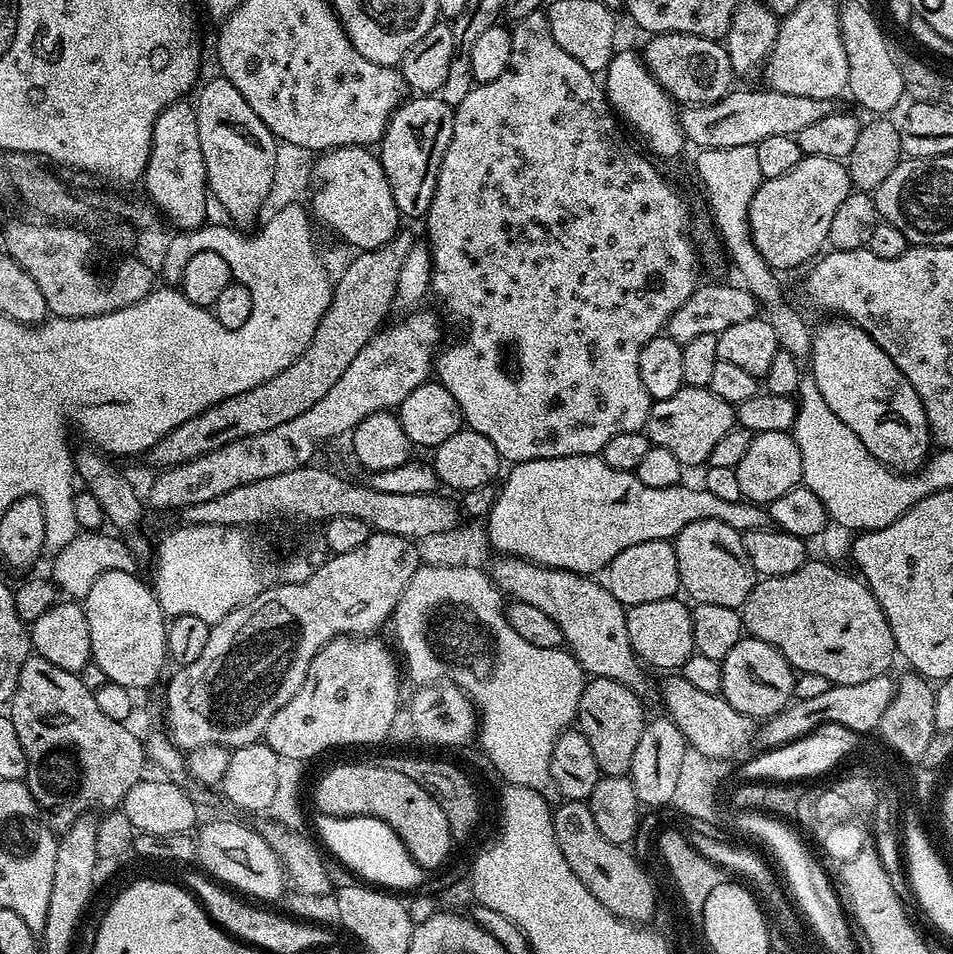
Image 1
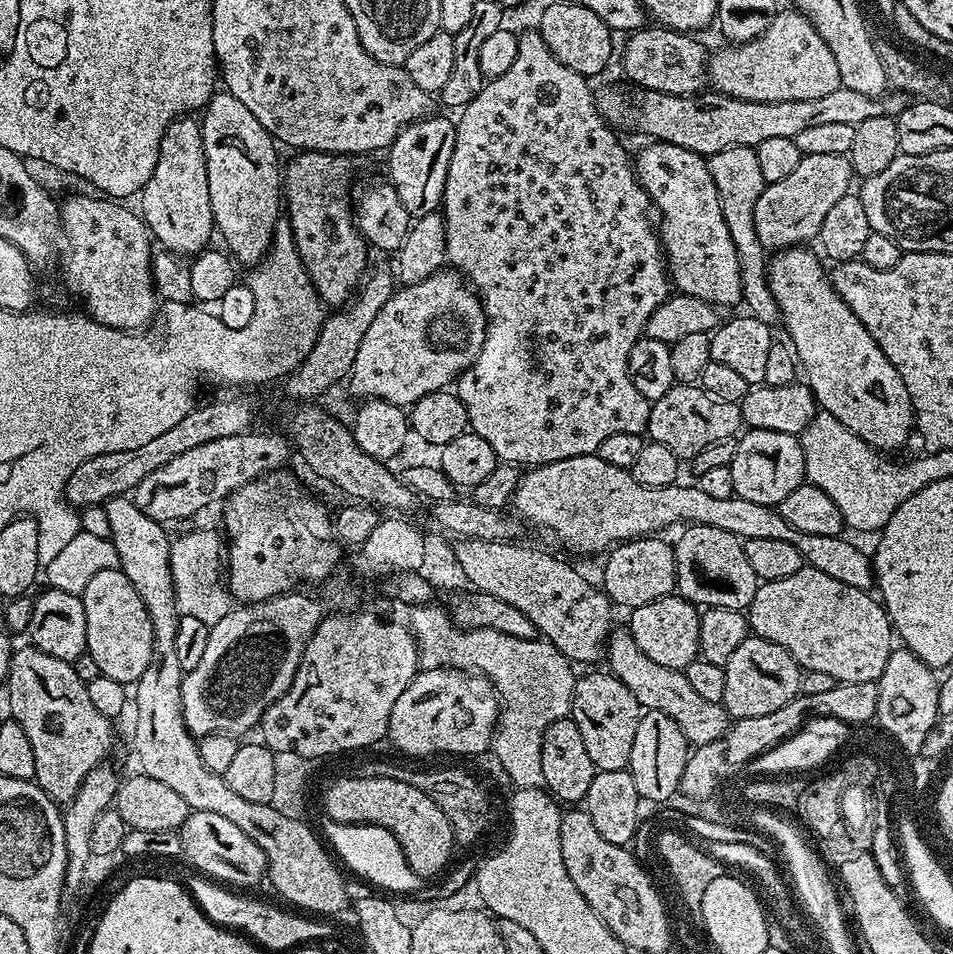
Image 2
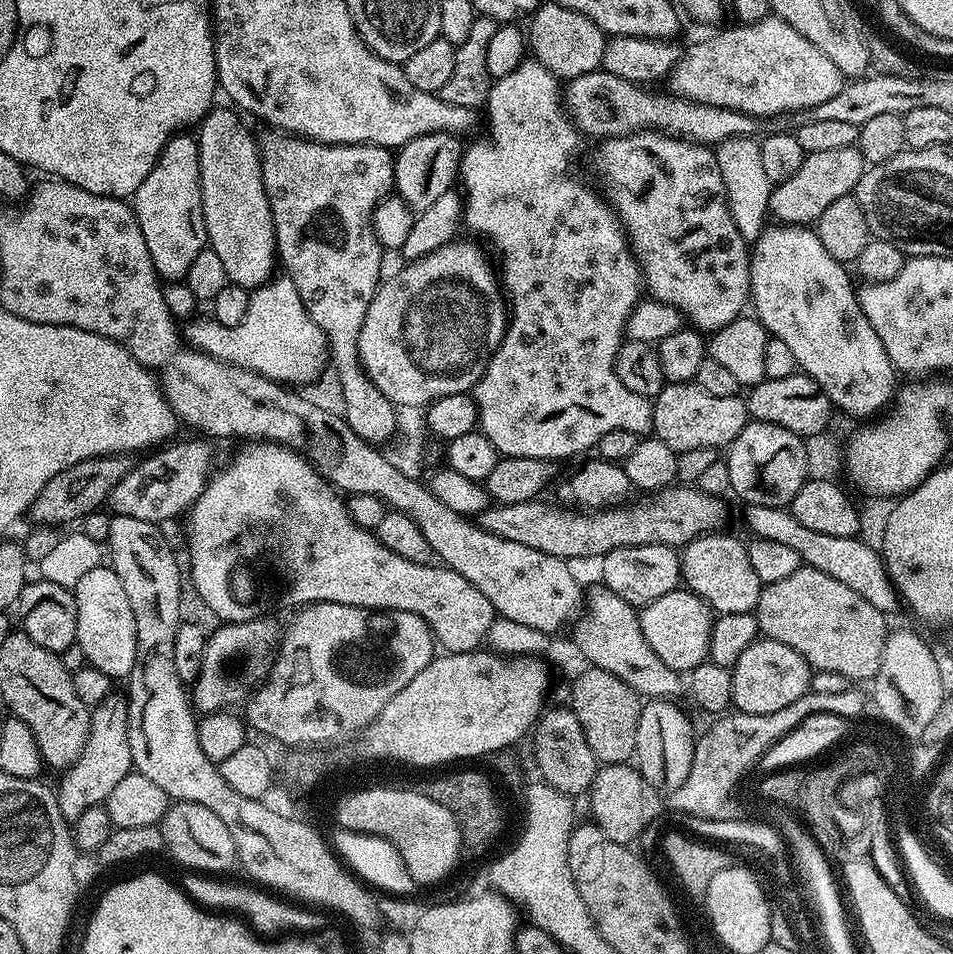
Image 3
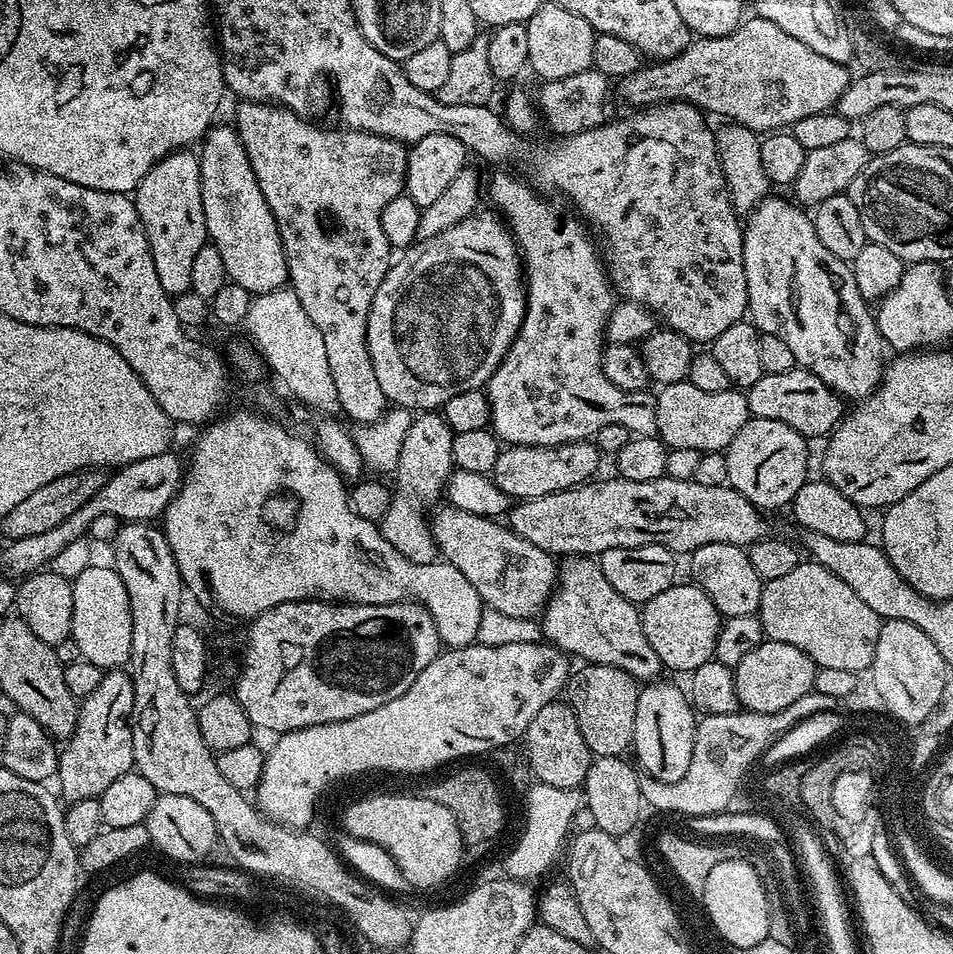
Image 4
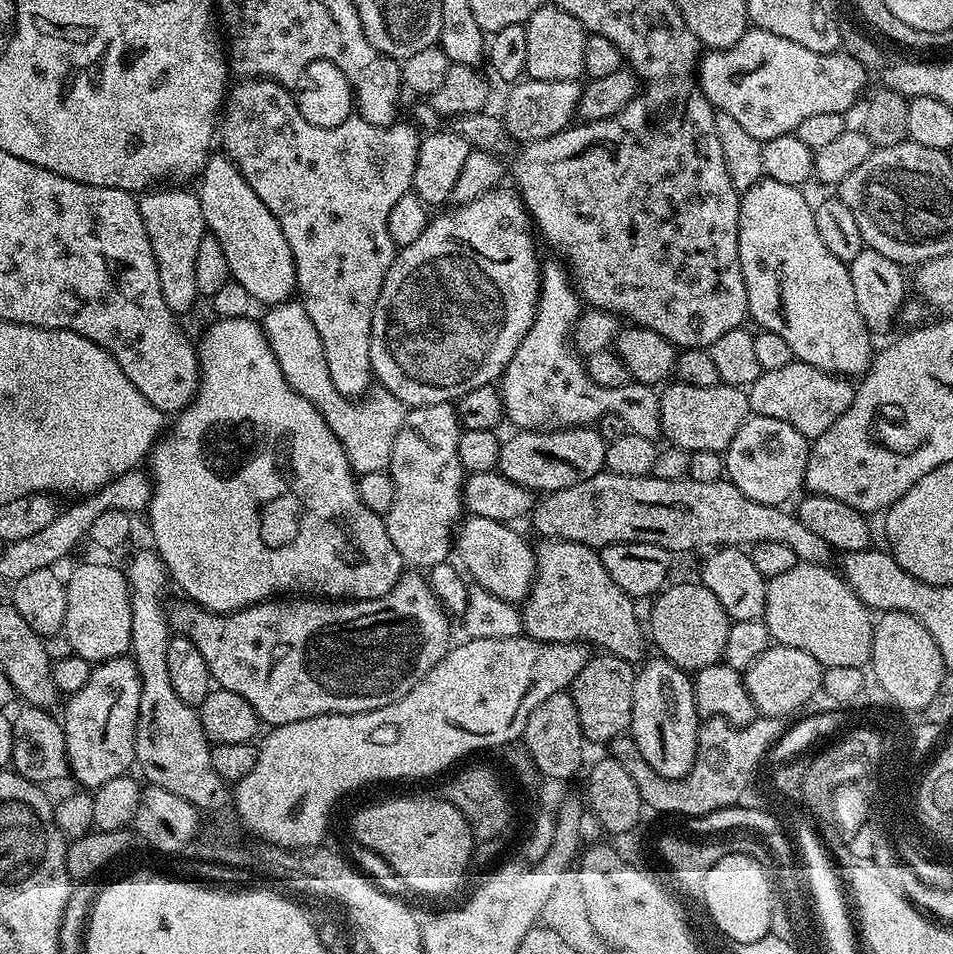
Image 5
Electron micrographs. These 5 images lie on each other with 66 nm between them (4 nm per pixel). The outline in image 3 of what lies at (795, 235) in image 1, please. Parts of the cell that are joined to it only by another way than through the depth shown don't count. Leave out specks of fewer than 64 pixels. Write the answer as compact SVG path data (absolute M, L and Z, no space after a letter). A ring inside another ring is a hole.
M859 147L842 150L826 150L819 154L807 153L802 166L787 182L775 185L768 203L768 211L773 221L782 224L815 225L816 219L838 198L855 193L856 183L866 171L866 161Z

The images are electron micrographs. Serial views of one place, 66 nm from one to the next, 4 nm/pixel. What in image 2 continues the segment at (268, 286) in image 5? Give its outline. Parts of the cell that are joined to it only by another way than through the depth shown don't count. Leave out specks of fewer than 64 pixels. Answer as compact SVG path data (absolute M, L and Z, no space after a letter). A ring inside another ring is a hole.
M226 90L217 91L204 105L200 133L215 231L224 239L223 247L237 265L259 265L268 255L276 222L282 216L282 168L276 165L277 141Z

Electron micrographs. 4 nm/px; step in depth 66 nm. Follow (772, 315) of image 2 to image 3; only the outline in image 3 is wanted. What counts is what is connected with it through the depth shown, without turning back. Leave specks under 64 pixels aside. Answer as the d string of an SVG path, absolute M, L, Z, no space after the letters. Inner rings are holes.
M751 136L730 138L715 145L714 151L718 170L722 170L722 182L726 186L726 198L730 214L734 218L734 226L738 226L738 234L742 234L744 240L754 242L765 230L770 216L768 203L774 187L770 178L766 178L766 169L762 167L760 140Z

